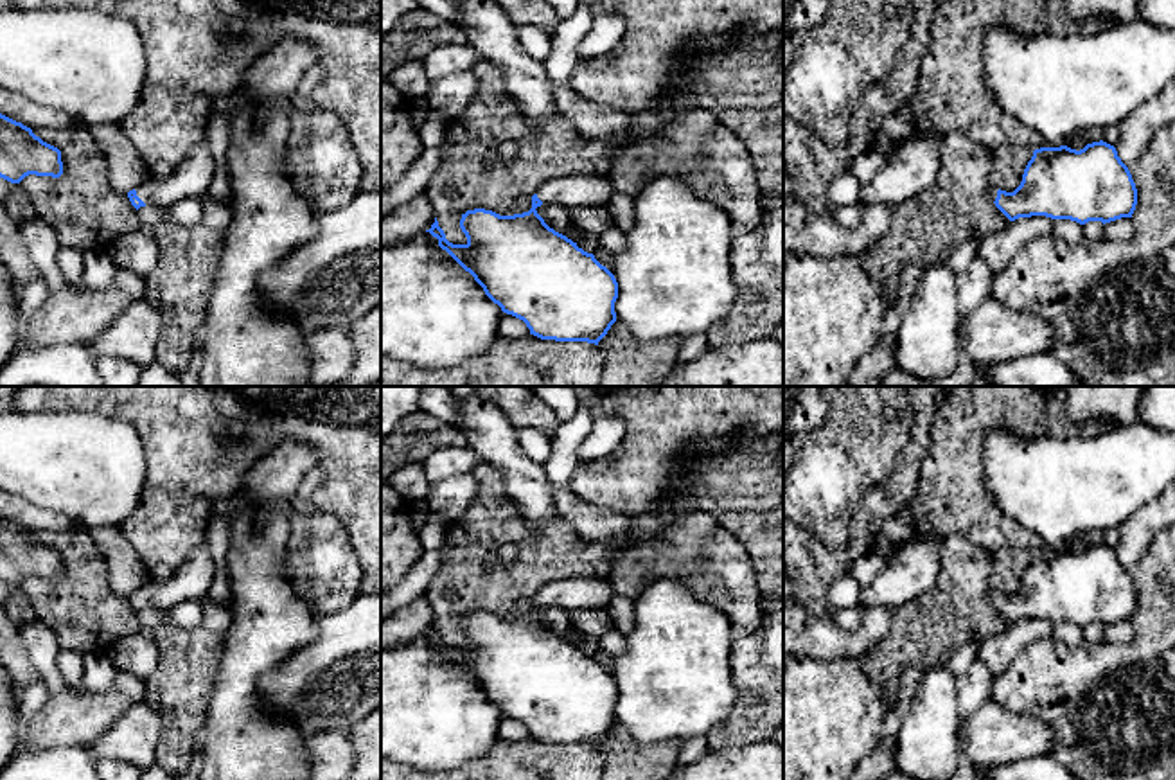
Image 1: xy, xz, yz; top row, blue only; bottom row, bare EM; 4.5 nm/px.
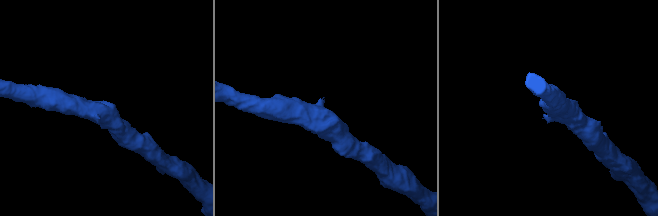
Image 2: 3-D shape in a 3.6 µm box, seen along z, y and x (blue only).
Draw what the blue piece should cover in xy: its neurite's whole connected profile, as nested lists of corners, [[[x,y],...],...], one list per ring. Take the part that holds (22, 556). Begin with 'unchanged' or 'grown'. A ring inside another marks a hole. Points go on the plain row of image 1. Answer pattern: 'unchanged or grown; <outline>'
unchanged; [[[0,516],[0,581],[20,586],[29,577],[59,581],[61,554]]]

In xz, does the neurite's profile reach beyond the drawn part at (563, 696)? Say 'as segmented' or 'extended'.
extended

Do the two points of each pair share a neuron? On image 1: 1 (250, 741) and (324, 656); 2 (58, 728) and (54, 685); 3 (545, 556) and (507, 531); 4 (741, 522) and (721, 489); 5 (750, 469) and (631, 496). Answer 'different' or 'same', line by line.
1: different
2: different
3: same
4: different
5: different

